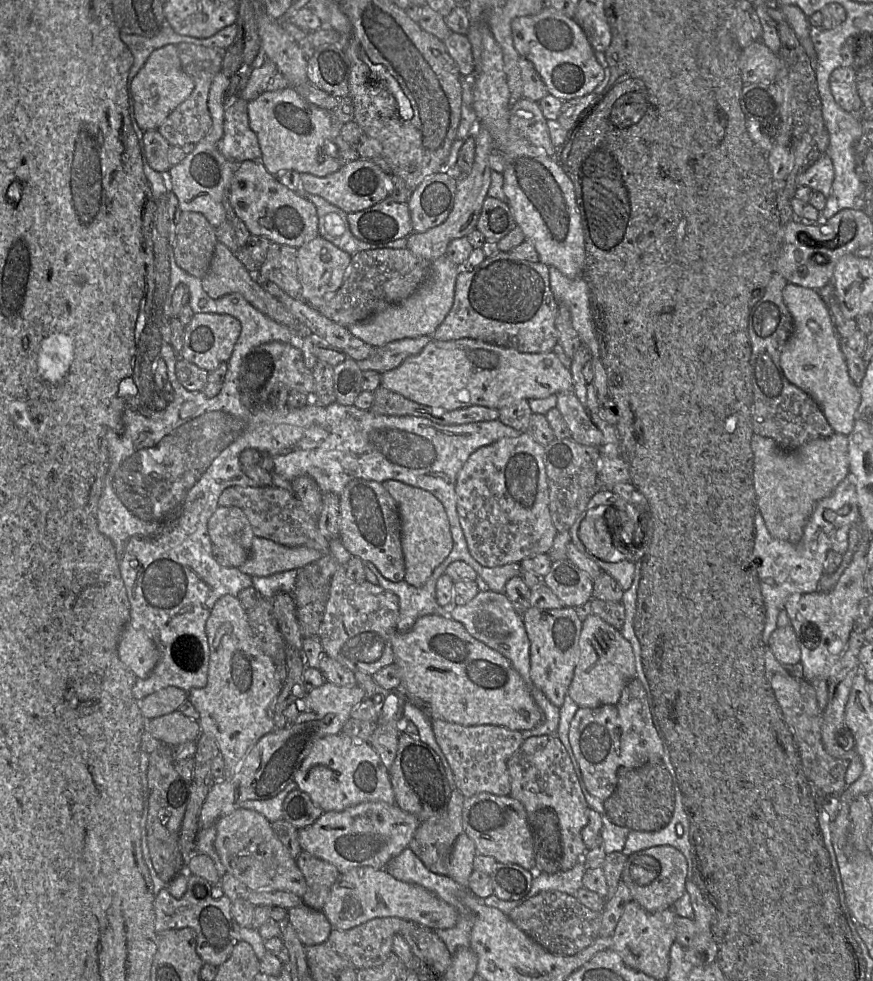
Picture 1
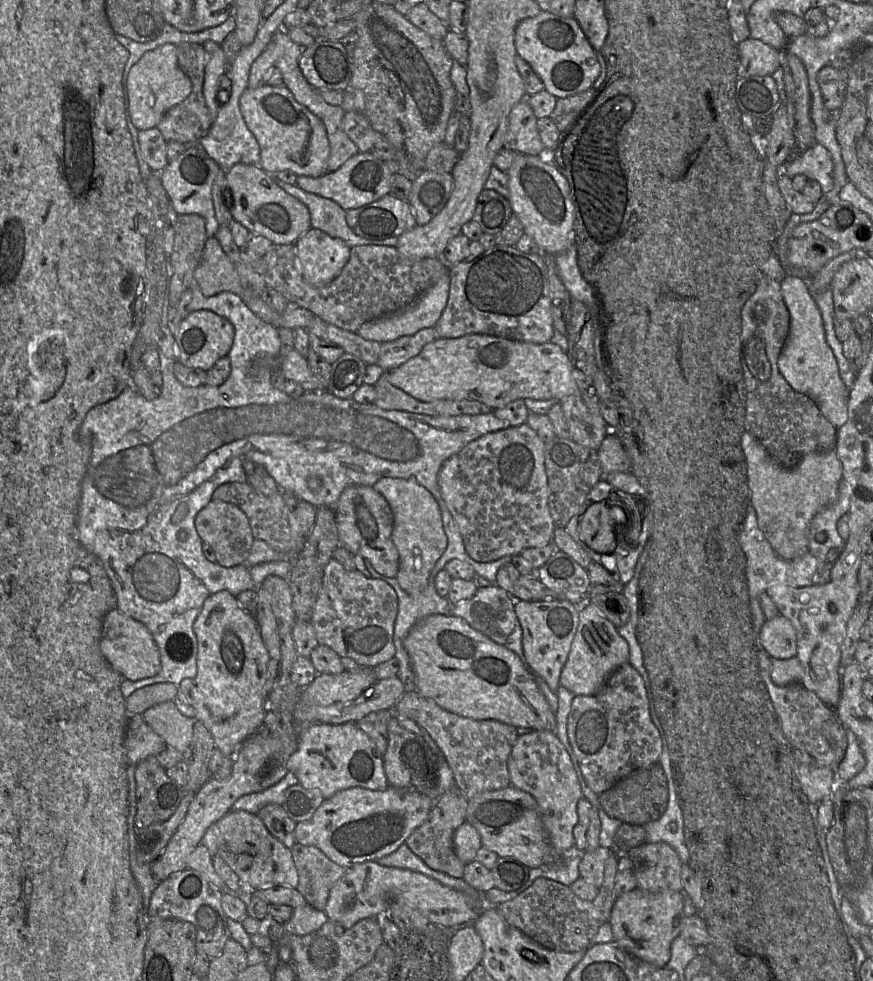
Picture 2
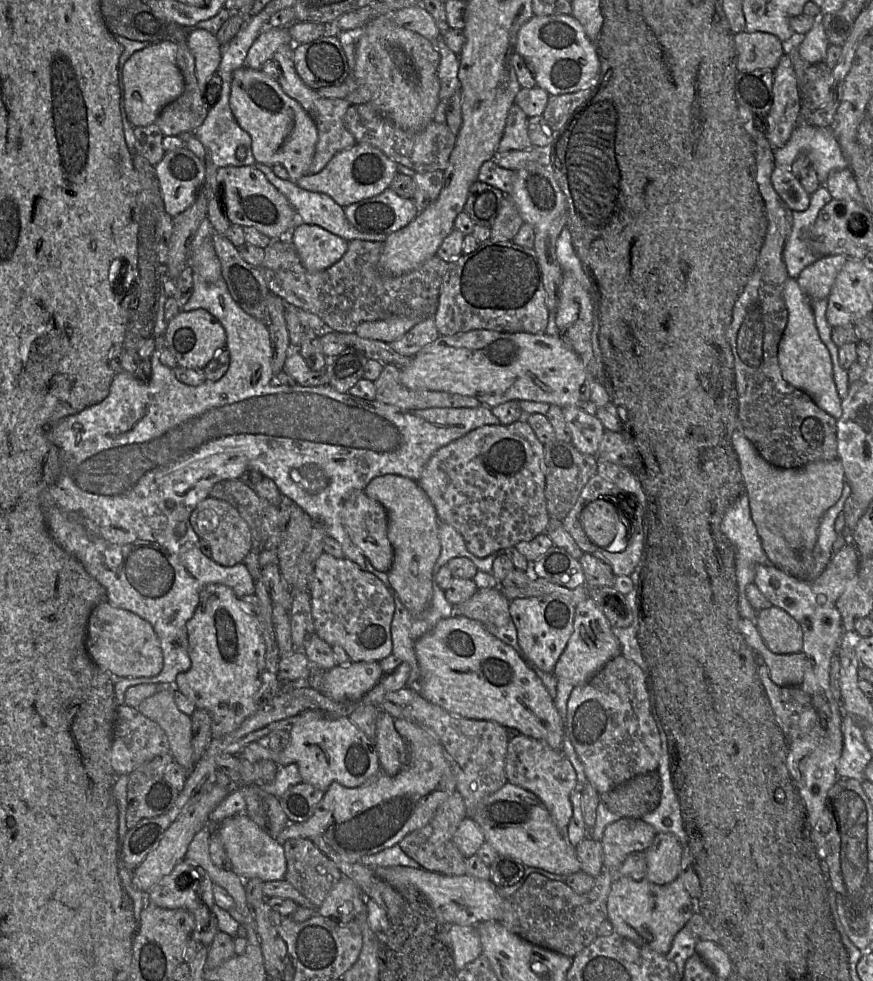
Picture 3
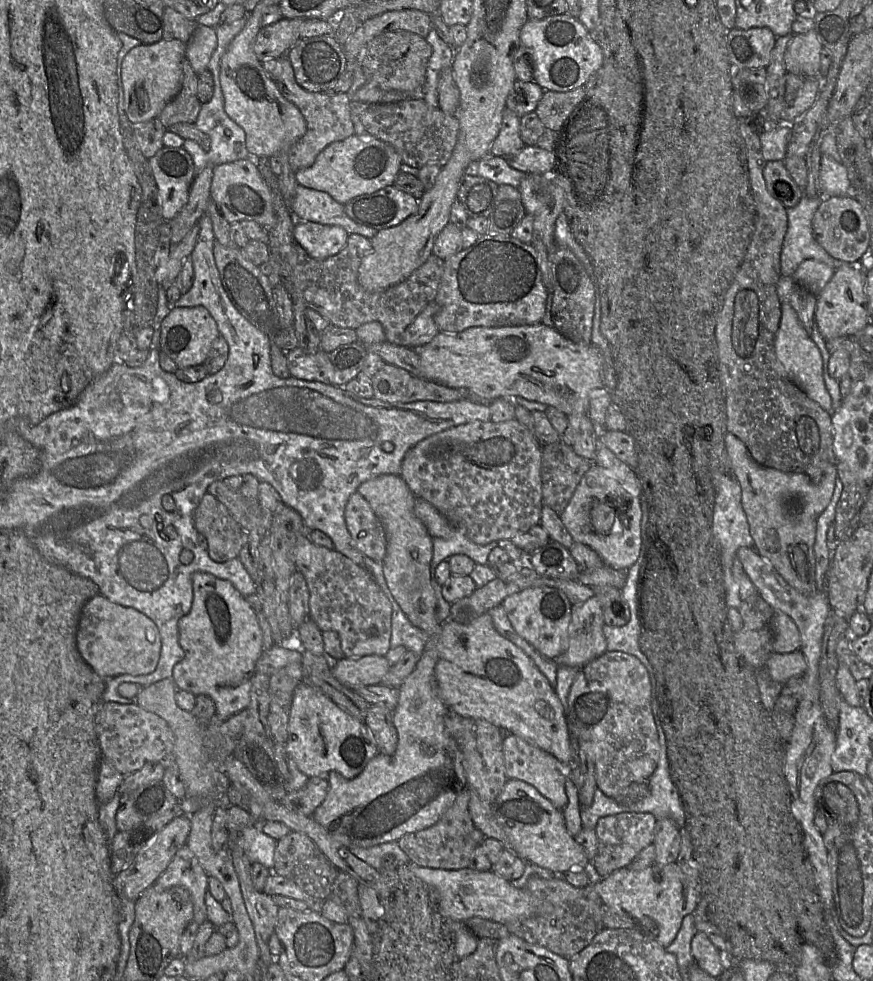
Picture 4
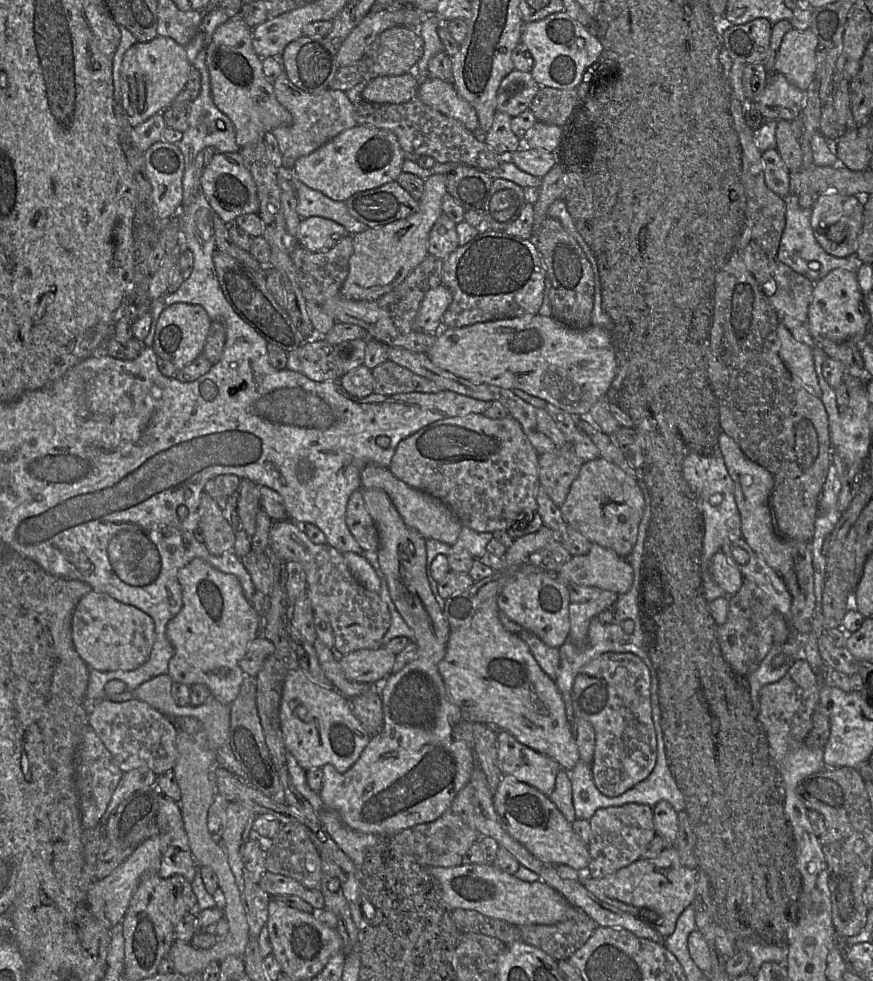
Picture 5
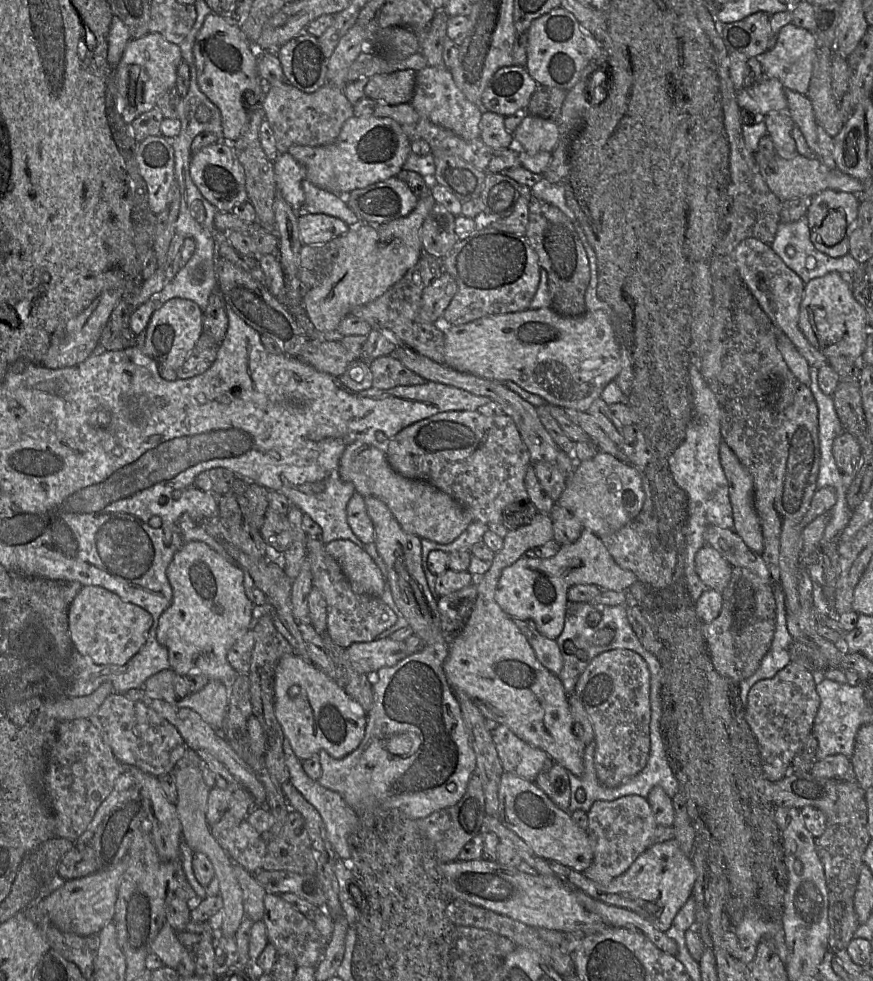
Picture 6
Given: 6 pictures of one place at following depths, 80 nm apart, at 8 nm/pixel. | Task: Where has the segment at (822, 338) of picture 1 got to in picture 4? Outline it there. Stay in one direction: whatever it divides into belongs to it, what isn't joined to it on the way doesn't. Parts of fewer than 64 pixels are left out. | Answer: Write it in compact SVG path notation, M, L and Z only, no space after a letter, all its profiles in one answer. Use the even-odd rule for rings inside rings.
M782 303L781 322L776 339L776 355L783 365L789 378L806 395L825 411L831 411L831 397L826 389L823 378L823 361L820 351L811 337L808 335L795 310L788 303Z

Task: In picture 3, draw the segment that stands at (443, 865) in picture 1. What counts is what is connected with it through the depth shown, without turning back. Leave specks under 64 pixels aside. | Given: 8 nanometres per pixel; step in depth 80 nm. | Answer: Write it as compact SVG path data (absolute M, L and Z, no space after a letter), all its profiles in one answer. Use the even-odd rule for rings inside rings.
M453 792L436 810L431 821L407 834L398 846L425 870L446 875L466 874L465 857L453 842L453 836L460 822L467 817L464 800L460 793Z

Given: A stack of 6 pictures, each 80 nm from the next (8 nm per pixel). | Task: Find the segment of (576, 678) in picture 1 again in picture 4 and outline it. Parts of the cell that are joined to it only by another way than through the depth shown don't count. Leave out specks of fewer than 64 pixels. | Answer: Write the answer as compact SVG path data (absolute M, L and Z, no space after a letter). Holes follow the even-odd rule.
M594 595L574 604L568 627L568 646L555 661L557 665L581 668L607 651L603 634L603 613L599 599Z

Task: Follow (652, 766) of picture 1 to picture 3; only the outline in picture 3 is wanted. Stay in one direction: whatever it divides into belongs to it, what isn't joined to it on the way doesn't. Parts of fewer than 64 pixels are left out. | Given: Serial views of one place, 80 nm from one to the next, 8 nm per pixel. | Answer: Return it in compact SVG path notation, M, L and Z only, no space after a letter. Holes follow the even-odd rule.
M657 770L634 776L599 795L600 801L622 817L642 819L655 810L661 799L662 783Z

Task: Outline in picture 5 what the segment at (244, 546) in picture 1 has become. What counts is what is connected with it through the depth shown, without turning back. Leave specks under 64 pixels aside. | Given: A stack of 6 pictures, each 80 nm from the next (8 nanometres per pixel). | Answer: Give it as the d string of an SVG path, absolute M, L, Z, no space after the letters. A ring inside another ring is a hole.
M205 491L201 497L198 513L199 528L203 531L204 544L209 553L218 556L233 551L236 533L227 519L225 511Z

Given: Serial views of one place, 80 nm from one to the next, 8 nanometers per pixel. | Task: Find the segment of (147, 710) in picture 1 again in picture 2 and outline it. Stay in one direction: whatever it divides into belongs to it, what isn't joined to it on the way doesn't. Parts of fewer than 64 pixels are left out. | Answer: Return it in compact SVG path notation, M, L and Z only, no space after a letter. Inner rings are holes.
M158 683L135 690L126 698L126 708L129 714L142 715L147 709L166 702L174 701L179 689L173 683Z

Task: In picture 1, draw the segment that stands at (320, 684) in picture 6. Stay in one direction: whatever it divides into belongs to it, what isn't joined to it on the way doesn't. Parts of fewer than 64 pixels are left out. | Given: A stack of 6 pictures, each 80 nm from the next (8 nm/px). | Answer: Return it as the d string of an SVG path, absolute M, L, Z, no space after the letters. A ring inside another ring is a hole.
M338 733L316 740L304 759L294 781L298 789L309 795L312 802L323 812L340 812L363 802L395 803L388 769L384 766L378 753L367 742L355 741L348 735Z

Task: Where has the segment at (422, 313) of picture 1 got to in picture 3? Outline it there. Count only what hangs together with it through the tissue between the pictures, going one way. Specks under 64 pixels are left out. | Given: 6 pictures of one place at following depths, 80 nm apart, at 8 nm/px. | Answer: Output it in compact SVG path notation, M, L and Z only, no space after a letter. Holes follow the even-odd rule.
M398 317L387 320L362 322L356 328L355 333L362 338L391 343L402 337L425 318L427 317Z

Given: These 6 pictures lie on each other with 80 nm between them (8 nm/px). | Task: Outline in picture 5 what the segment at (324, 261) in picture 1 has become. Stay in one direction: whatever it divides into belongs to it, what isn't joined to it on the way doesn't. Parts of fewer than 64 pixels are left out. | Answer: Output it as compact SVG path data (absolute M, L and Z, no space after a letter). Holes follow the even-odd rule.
M319 216L300 219L296 240L310 251L331 249L341 238L348 235L344 226Z

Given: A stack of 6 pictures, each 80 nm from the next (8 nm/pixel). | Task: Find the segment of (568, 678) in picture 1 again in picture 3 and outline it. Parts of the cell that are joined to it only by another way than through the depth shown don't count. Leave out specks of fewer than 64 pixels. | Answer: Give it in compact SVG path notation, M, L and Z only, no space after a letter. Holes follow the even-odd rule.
M560 594L516 598L509 602L509 613L527 664L532 663L547 673L554 672L555 665L573 633L575 606L569 598Z

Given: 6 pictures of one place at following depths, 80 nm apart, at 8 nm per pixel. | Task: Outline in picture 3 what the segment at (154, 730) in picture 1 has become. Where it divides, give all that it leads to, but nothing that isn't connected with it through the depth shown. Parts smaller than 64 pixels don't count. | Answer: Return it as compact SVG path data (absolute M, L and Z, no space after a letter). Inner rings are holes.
M163 689L141 702L137 710L156 722L165 732L169 745L170 753L174 761L180 764L184 769L191 772L194 767L193 747L192 747L192 721L190 716L182 713L174 702L174 690Z

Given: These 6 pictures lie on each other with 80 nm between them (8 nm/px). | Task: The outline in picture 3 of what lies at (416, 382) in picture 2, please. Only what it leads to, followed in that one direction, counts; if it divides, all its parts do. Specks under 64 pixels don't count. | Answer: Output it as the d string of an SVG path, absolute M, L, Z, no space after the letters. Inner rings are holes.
M476 329L464 333L458 333L451 336L442 336L433 342L424 346L413 358L409 365L401 369L400 381L401 383L411 390L431 390L442 391L452 394L459 394L464 396L474 397L479 400L482 406L490 408L496 407L502 403L510 400L528 400L534 402L543 402L554 404L561 408L568 406L582 405L581 394L582 387L588 379L588 370L584 365L581 358L567 345L566 341L561 336L551 336L546 332L542 334L531 334L525 332L519 333L502 333L487 329Z

